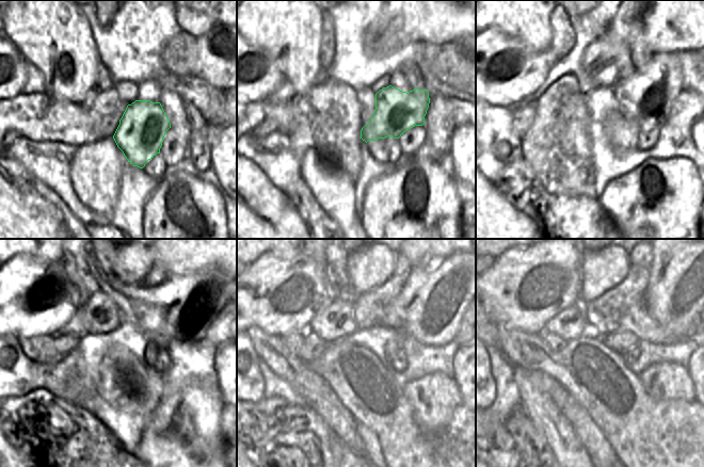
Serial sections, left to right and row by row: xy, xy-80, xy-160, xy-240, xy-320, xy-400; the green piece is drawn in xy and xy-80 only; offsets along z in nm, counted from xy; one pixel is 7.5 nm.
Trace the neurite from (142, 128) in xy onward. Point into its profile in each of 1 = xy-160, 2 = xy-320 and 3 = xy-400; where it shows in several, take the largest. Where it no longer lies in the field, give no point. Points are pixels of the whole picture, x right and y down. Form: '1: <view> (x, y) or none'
1: xy-160 (645, 96)
2: xy-320 (429, 308)
3: xy-400 (692, 263)

